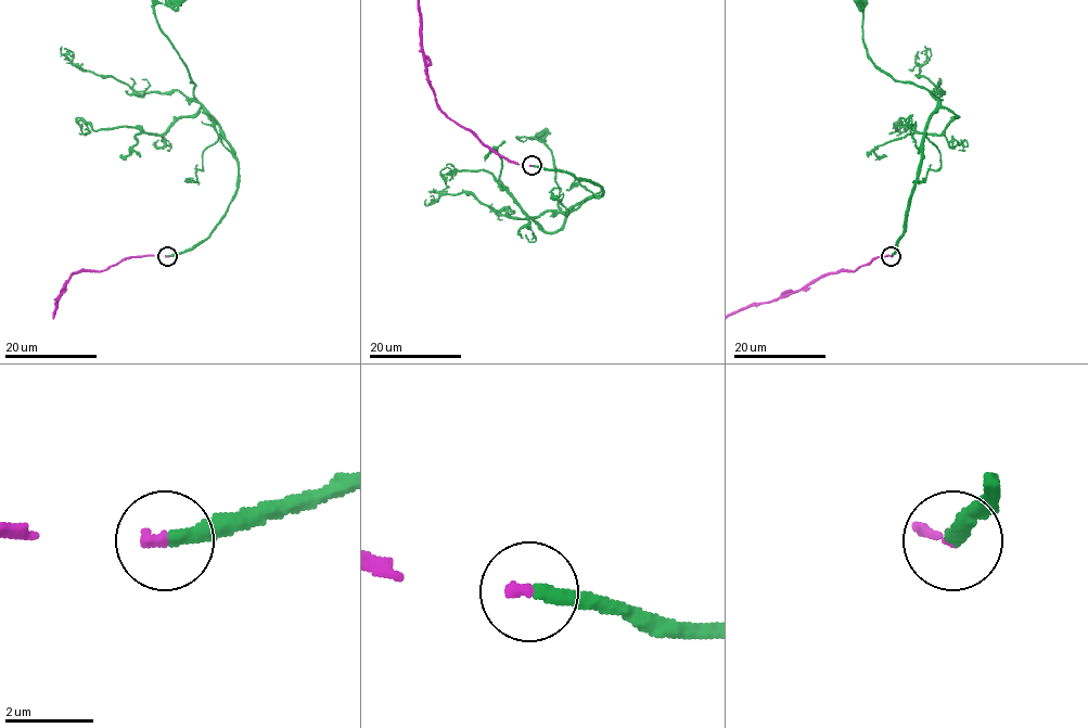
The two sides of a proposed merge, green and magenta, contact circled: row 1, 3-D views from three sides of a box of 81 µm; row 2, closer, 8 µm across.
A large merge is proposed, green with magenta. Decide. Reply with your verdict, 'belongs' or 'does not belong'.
belongs

